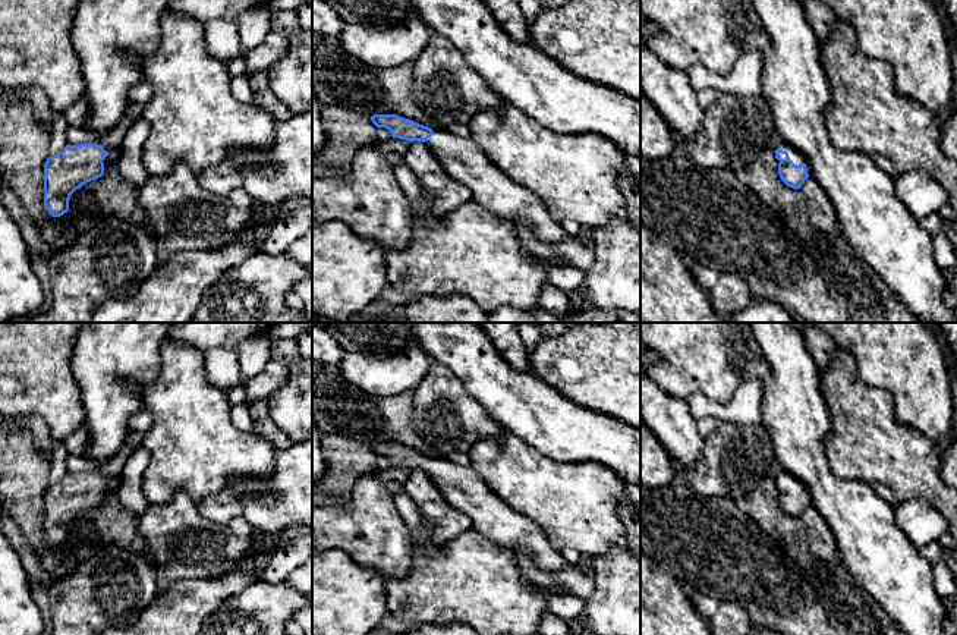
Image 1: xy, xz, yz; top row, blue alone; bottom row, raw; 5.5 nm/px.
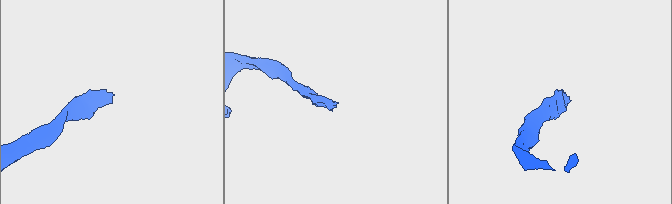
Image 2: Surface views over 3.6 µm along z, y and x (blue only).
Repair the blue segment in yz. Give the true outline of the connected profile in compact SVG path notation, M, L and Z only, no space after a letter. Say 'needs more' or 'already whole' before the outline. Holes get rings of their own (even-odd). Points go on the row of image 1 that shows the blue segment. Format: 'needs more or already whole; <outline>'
needs more; M781 142L774 153L781 180L793 189L800 189L805 180L812 175L806 157L786 142Z

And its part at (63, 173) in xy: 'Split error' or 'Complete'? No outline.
Split error

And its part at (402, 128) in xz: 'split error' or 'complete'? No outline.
split error

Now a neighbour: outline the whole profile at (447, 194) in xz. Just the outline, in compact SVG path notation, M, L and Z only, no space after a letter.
M410 142L403 163L412 170L421 189L431 198L431 207L437 217L450 214L460 205L473 201L472 192L446 172L425 142Z

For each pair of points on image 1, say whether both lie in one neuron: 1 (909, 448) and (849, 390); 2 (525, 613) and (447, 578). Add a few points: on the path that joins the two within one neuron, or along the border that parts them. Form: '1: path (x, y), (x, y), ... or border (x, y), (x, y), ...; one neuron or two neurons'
1: path (894, 436), (863, 405); one neuron
2: path (506, 604), (494, 600), (475, 581), (466, 581); one neuron

